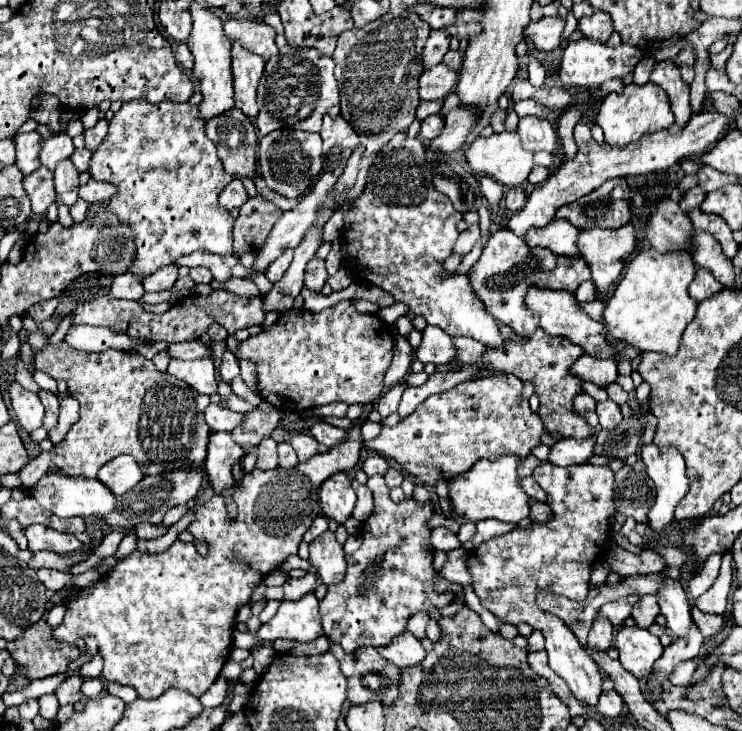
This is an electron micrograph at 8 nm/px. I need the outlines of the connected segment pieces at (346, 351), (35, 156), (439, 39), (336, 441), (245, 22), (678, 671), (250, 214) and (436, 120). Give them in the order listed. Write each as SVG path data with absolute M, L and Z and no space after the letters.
M343 300L319 314L303 310L283 312L271 330L263 330L261 334L239 342L237 358L251 358L257 364L259 394L277 410L291 408L303 412L331 402L367 404L375 402L383 392L383 376L393 358L393 336L389 324L379 320L379 316L359 314L349 300Z
M29 132L29 134L17 134L15 136L15 148L17 148L17 160L15 166L27 176L35 172L41 162L39 162L39 134Z
M443 28L431 30L425 50L423 50L423 62L427 62L427 68L433 64L439 64L443 60L443 54L449 50L449 40L451 40L451 36L447 34L447 30L443 30Z
M319 422L319 424L313 424L309 428L309 432L313 434L313 438L321 444L325 444L327 448L333 448L333 446L339 446L341 442L347 440L347 430L343 428L337 428L333 424L325 424L325 422Z
M227 18L225 32L229 38L239 40L249 52L263 56L269 60L277 54L275 46L275 30L263 20L249 20L249 18Z
M689 660L689 662L683 662L675 668L675 672L671 674L671 684L677 684L677 686L689 686L693 682L693 674L695 674L695 662Z
M261 194L249 198L241 206L233 226L233 254L241 256L245 252L259 252L281 214L283 210Z
M433 114L433 116L427 116L423 122L421 122L421 132L419 132L419 138L423 142L429 142L433 140L439 130L443 130L443 118L439 114Z

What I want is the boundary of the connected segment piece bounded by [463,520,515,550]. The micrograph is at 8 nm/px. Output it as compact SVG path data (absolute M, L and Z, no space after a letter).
M481 520L477 522L477 534L473 536L473 540L469 540L463 548L465 550L473 550L475 546L479 546L481 542L485 542L487 538L493 538L493 536L501 536L509 530L513 530L515 524L511 522L499 522L499 520Z

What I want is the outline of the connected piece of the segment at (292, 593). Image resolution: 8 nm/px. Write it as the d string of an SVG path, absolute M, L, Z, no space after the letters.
M305 574L303 578L299 578L299 580L287 580L285 584L283 584L283 590L285 590L285 600L299 600L299 598L303 598L305 594L309 594L309 592L313 592L317 588L317 576L315 574Z

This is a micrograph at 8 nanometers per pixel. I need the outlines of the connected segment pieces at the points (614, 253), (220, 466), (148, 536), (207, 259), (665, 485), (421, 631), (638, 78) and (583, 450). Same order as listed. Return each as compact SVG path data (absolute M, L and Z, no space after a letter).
M621 226L619 230L587 230L579 236L583 246L583 260L589 264L593 282L599 292L611 294L621 278L621 272L635 248L633 226Z
M211 432L209 444L207 444L207 458L205 458L205 472L215 488L215 492L227 496L227 510L231 518L235 516L235 504L229 500L231 488L233 488L233 476L231 466L241 460L243 448L233 440L231 432Z
M141 522L137 528L135 528L135 534L141 538L141 540L155 540L159 536L163 536L167 532L167 528L163 524L151 524L151 522Z
M193 254L187 258L181 258L177 266L205 266L213 272L217 282L227 282L231 278L231 270L239 264L239 258L235 256L215 256L215 254Z
M655 444L641 448L647 474L657 486L657 502L649 512L649 528L659 532L673 522L673 510L689 490L685 460L679 452L659 450Z
M415 614L415 618L411 618L411 622L407 624L407 630L415 636L415 638L425 638L425 628L429 624L429 614Z
M649 58L649 60L641 60L637 66L635 66L635 72L633 72L633 82L635 84L647 84L649 82L649 74L651 74L651 70L653 70L653 60Z
M601 426L595 428L595 434L591 434L589 438L583 438L583 440L561 438L557 444L551 446L549 462L555 462L559 466L585 464L593 456L593 448L595 448L595 440L597 440L599 430L601 430Z

